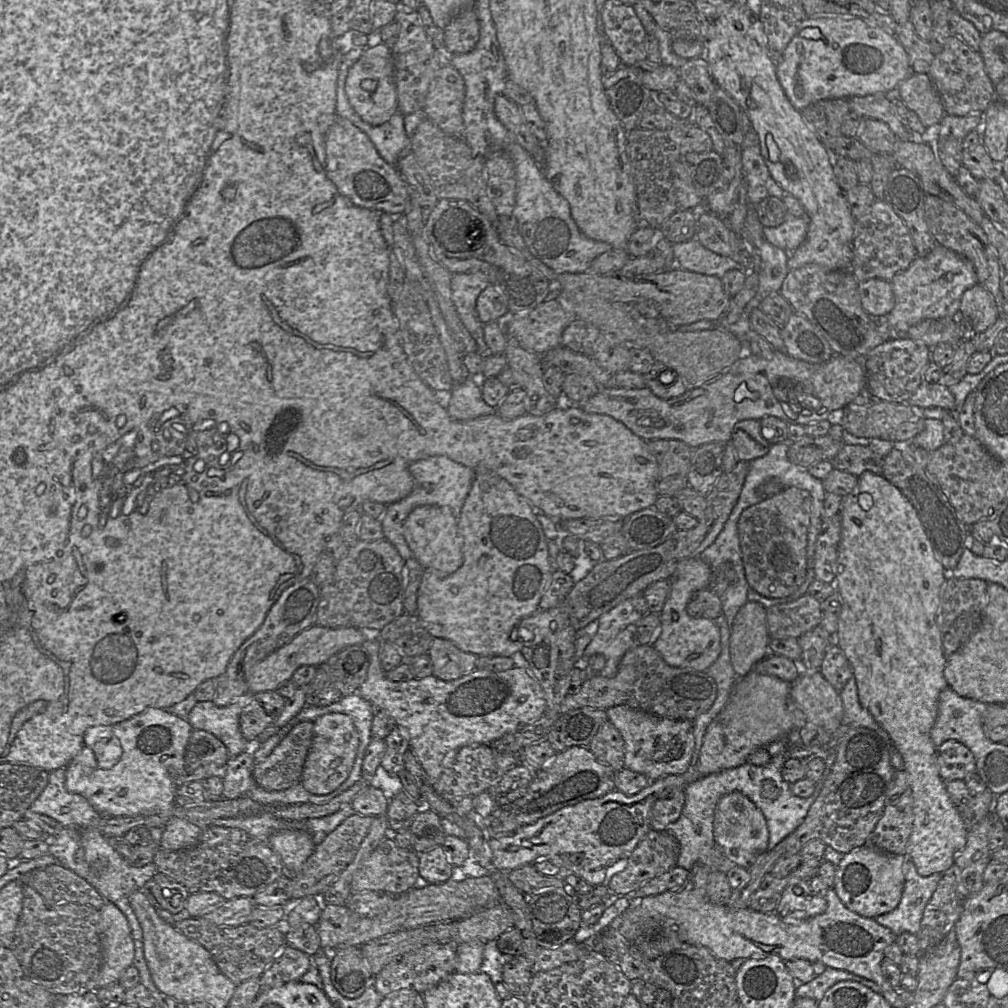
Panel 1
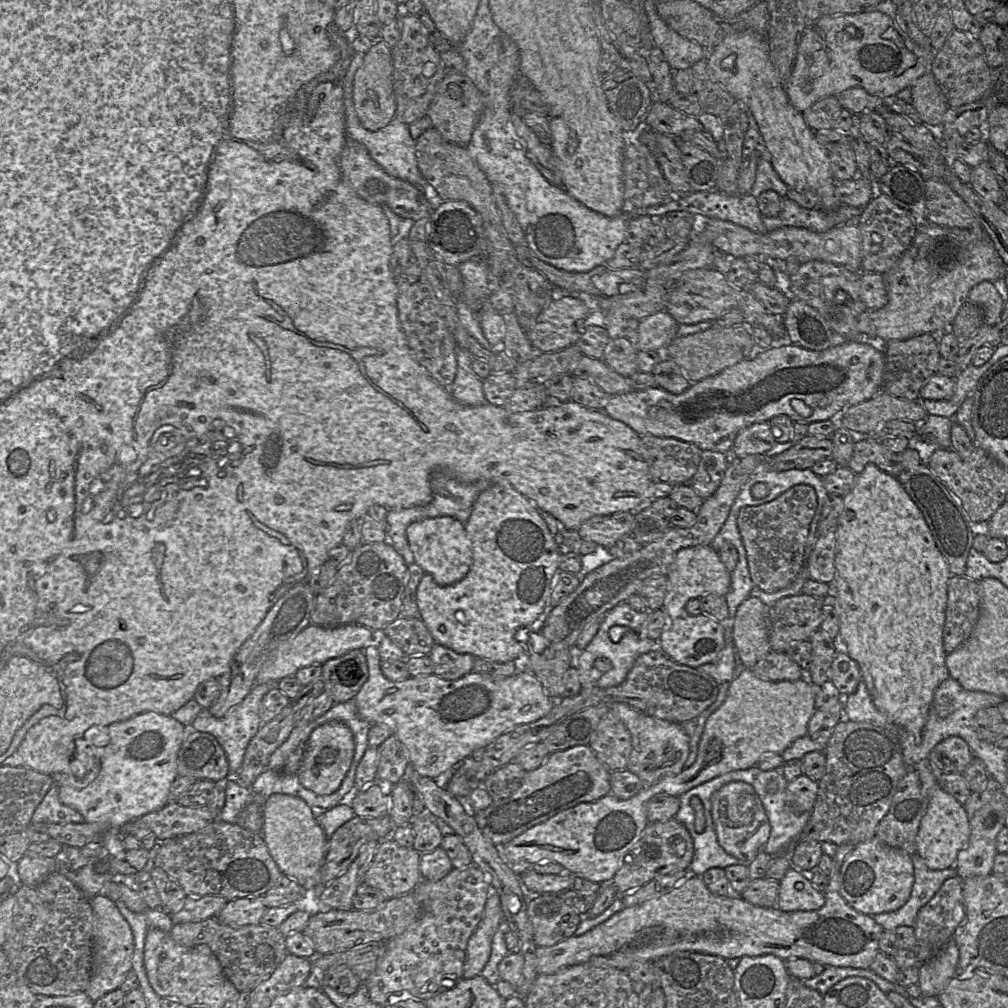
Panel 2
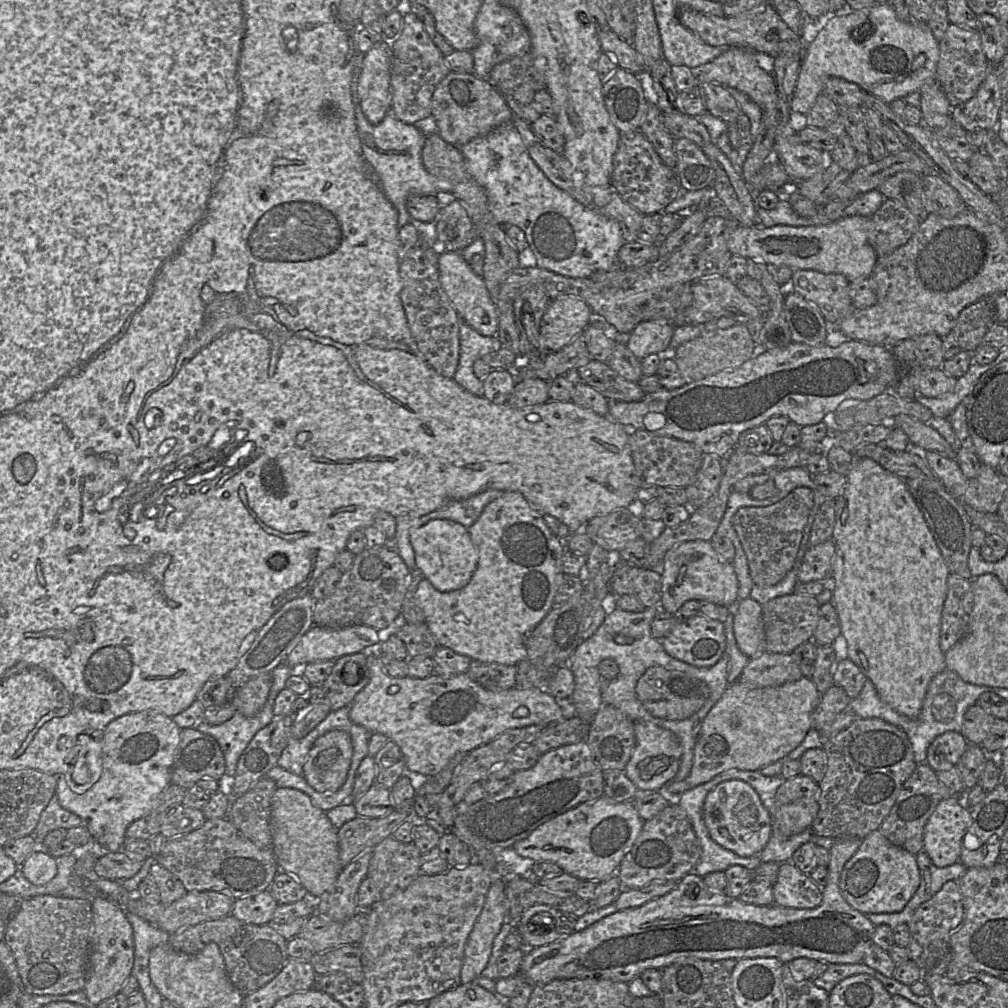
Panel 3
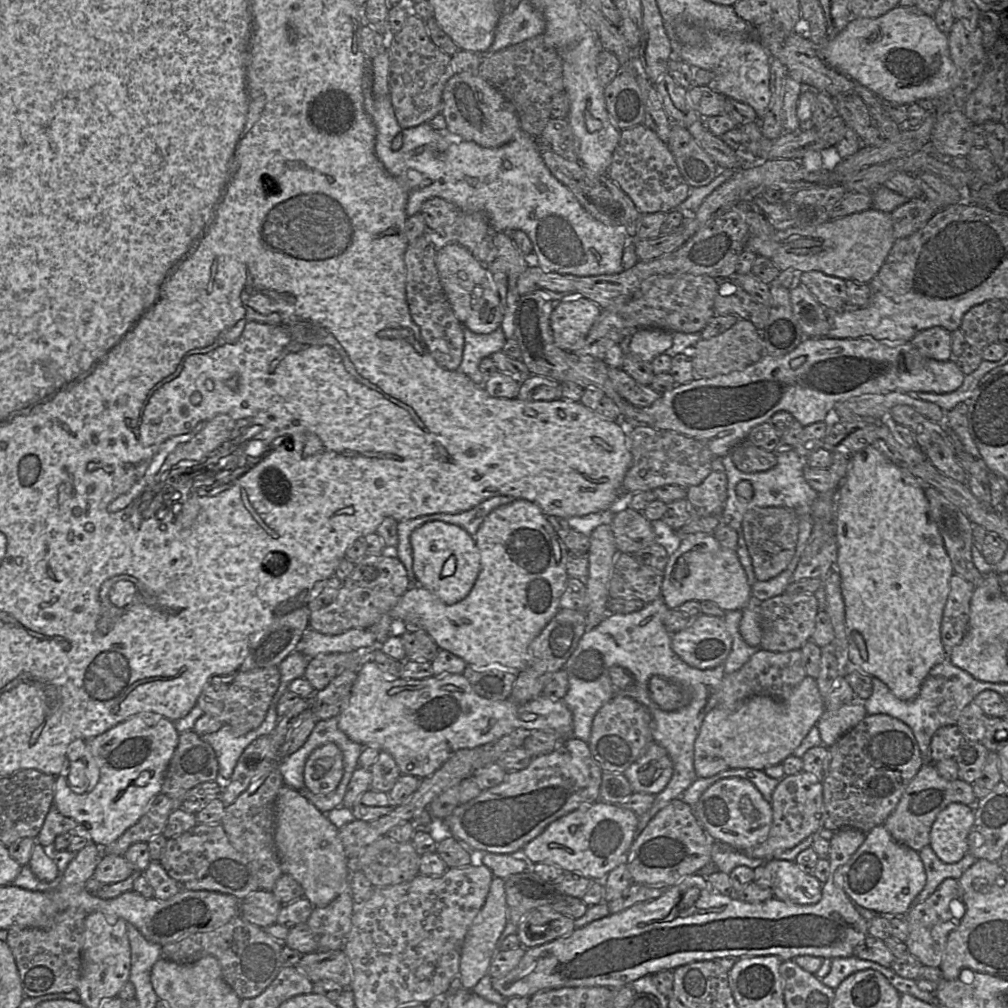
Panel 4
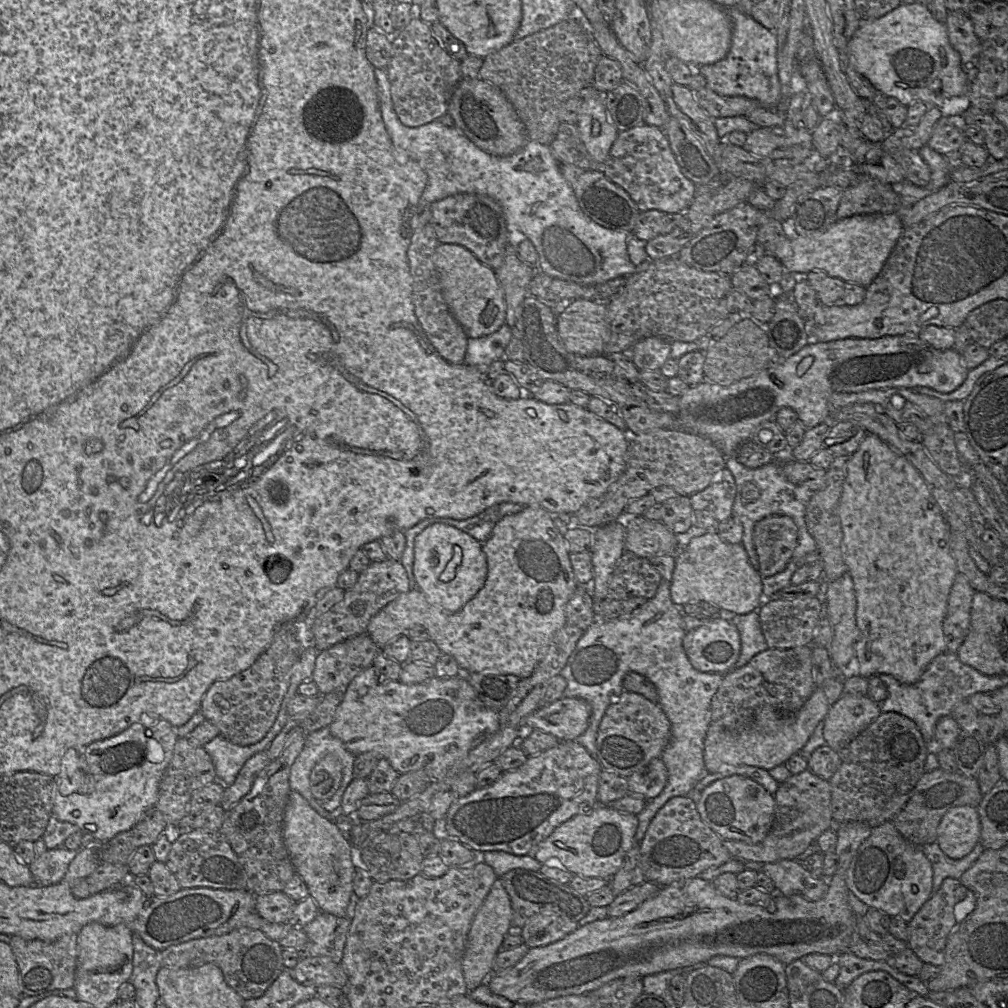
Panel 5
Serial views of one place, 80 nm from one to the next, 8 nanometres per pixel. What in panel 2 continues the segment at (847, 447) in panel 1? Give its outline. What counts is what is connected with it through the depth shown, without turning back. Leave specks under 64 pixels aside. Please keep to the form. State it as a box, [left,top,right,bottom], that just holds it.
[847,440,922,477]

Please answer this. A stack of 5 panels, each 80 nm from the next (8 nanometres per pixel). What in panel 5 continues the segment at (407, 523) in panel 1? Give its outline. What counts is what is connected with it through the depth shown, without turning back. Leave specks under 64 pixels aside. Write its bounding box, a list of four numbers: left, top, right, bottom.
[414,524,487,613]

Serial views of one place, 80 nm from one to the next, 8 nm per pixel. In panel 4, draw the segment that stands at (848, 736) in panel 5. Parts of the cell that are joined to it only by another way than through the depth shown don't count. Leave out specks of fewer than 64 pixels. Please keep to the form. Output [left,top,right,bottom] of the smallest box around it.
[816,702,867,746]

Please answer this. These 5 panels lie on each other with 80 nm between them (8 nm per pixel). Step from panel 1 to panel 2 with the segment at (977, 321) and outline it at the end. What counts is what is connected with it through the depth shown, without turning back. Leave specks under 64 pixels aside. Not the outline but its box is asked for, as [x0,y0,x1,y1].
[967,281,1004,325]

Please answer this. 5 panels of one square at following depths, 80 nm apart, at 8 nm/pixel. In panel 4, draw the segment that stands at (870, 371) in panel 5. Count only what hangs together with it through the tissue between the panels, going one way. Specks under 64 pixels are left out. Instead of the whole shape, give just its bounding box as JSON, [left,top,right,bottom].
[635,338,965,458]

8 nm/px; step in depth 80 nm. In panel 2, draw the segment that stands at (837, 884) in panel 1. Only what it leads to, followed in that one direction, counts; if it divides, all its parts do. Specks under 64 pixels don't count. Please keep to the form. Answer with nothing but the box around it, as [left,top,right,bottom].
[839,836,913,916]

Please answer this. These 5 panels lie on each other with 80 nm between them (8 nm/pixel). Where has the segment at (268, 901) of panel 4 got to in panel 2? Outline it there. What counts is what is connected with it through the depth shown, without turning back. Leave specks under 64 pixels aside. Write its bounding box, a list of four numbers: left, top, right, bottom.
[216,896,266,927]

